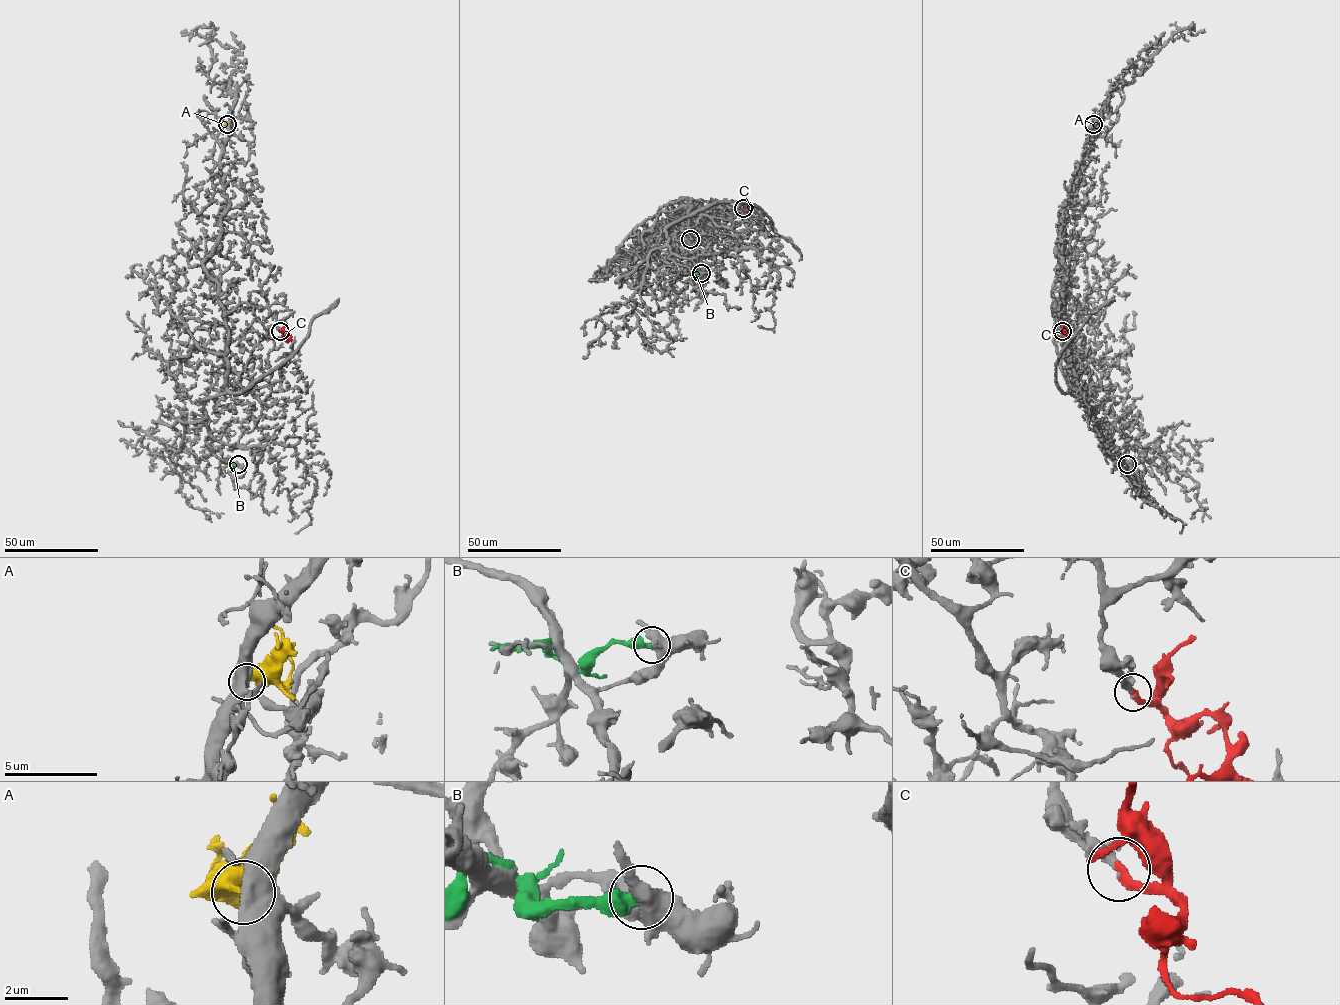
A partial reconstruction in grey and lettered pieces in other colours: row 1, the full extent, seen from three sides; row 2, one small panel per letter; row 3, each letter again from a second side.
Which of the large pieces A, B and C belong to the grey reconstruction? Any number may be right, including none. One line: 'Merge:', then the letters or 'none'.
Merge: C

